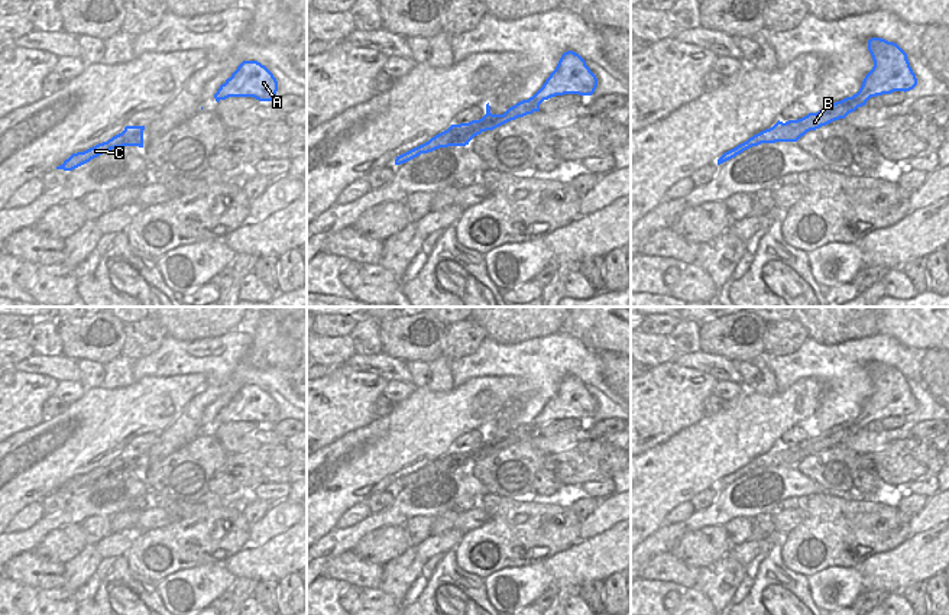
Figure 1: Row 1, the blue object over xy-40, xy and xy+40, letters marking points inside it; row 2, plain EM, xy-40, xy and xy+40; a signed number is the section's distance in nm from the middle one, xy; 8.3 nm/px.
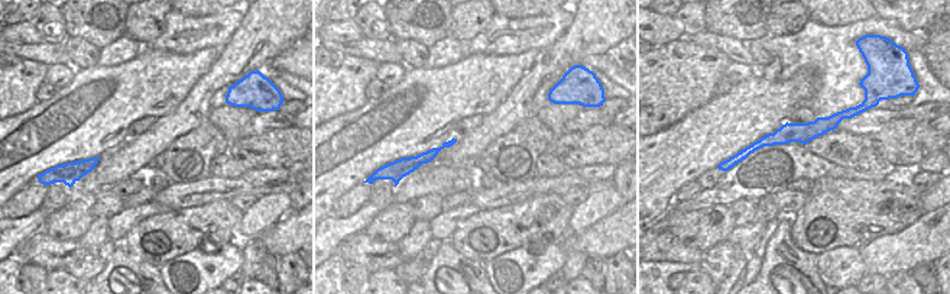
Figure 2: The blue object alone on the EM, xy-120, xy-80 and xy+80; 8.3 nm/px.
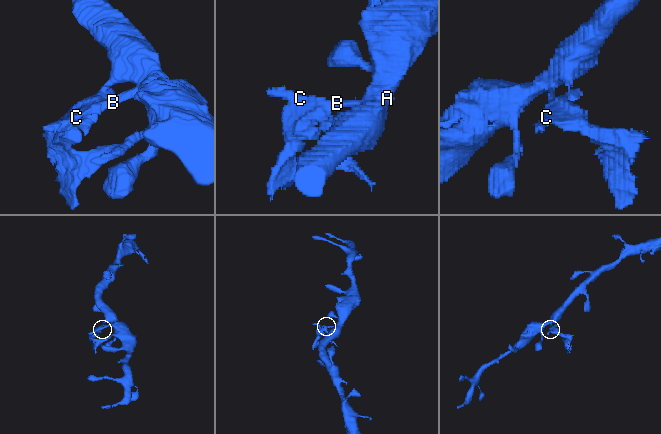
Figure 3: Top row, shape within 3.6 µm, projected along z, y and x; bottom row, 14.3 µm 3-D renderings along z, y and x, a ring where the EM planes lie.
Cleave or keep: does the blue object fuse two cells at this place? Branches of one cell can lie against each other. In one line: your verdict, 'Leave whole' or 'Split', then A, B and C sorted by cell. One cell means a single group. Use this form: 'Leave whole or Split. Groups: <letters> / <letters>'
Split. Groups: A / B C.

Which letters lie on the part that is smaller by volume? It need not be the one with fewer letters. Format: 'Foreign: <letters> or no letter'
Foreign: B, C

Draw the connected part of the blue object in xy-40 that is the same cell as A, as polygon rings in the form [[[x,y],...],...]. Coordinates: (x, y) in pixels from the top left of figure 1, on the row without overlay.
[[[243,385],[237,394],[220,410],[216,425],[229,421],[253,421],[259,425],[276,423],[278,405],[273,398],[258,385]]]

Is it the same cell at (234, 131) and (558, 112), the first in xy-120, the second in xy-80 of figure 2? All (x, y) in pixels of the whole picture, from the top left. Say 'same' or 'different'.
same

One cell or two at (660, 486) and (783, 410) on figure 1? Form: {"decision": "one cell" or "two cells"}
{"decision": "one cell"}

